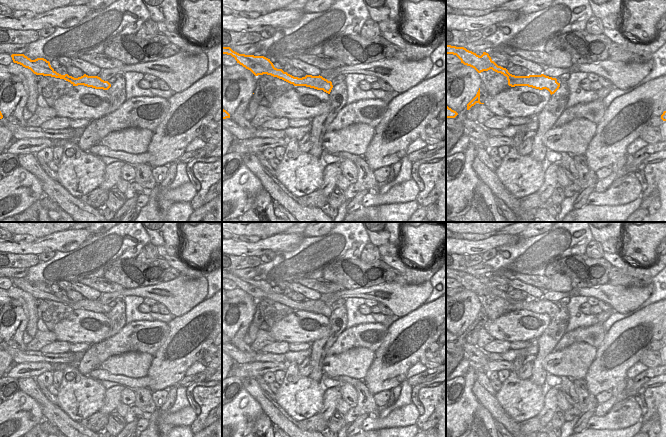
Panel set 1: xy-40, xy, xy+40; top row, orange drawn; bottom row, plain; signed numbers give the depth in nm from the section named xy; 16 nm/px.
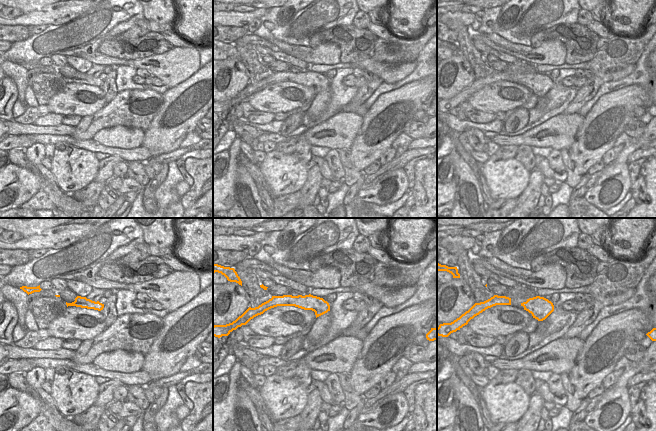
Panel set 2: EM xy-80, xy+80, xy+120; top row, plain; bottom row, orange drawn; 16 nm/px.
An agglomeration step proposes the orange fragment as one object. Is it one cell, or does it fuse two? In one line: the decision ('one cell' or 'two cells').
two cells

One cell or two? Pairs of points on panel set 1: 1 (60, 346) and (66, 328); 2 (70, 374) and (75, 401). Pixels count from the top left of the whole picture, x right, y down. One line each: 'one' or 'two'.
1: two
2: one

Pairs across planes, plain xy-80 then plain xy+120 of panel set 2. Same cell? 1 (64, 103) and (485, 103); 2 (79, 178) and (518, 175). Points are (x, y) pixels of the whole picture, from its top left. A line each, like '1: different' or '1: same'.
1: same
2: same

